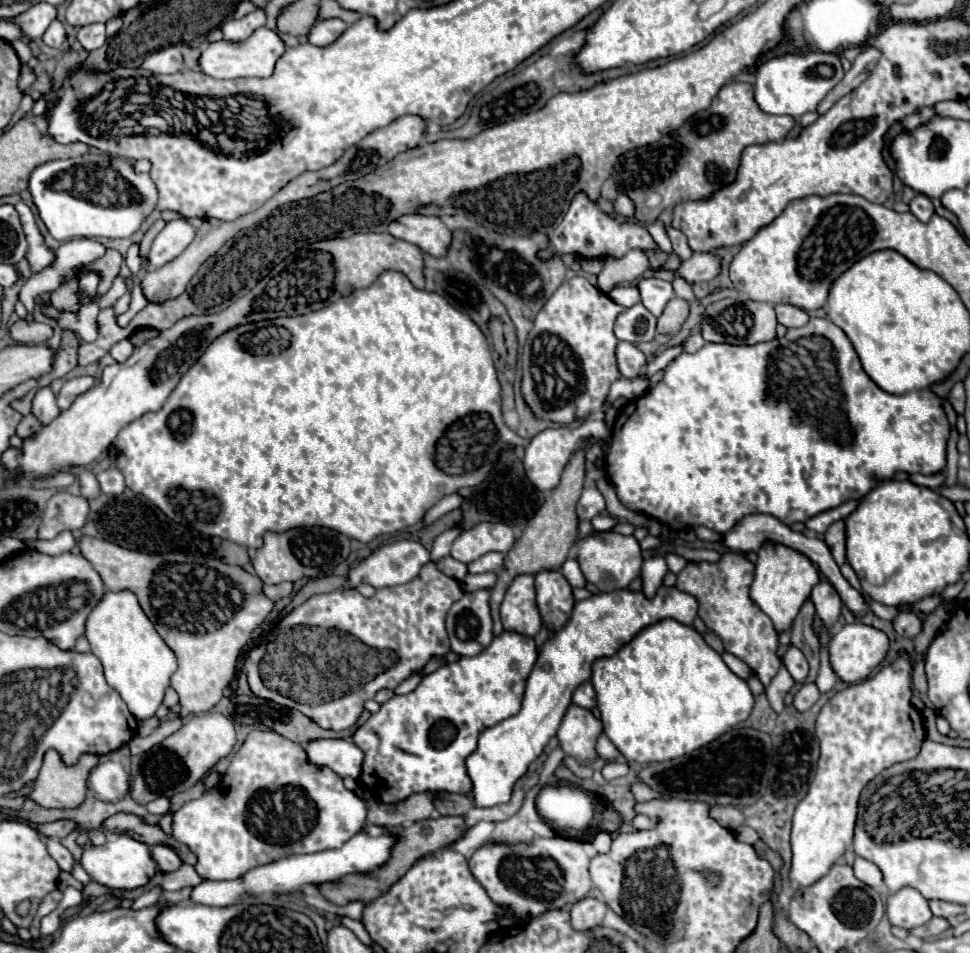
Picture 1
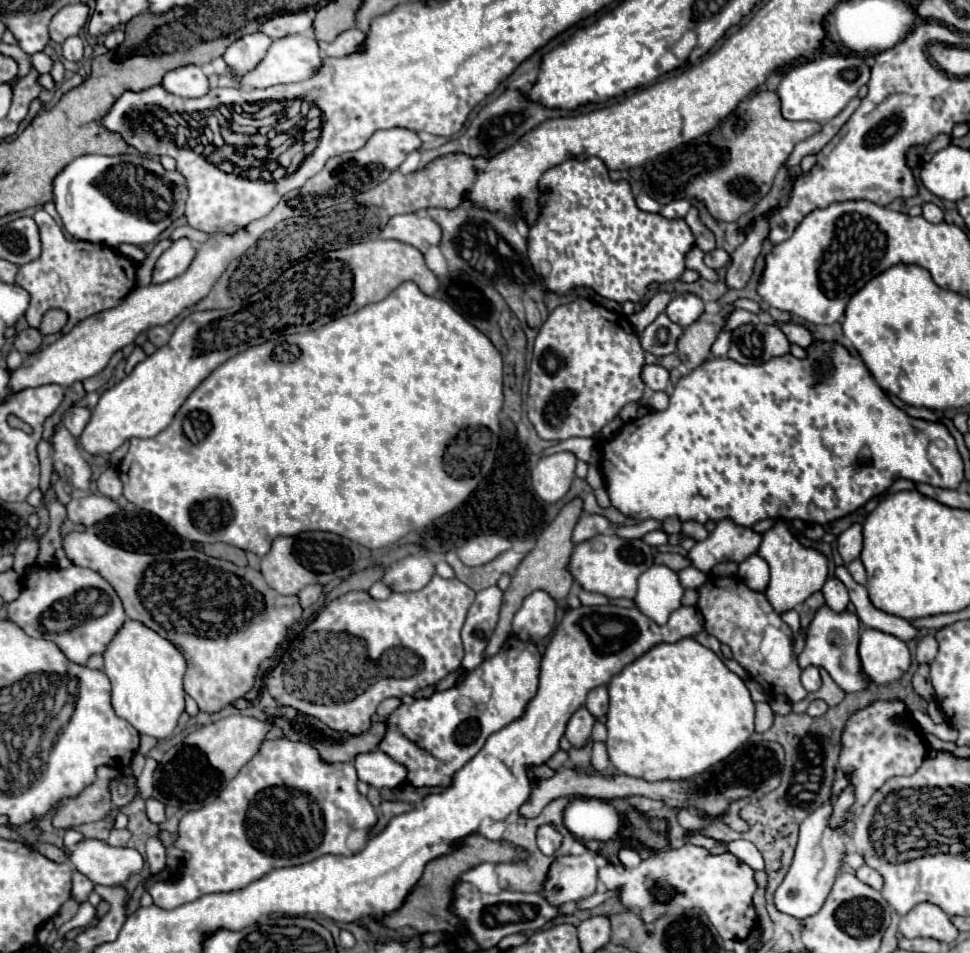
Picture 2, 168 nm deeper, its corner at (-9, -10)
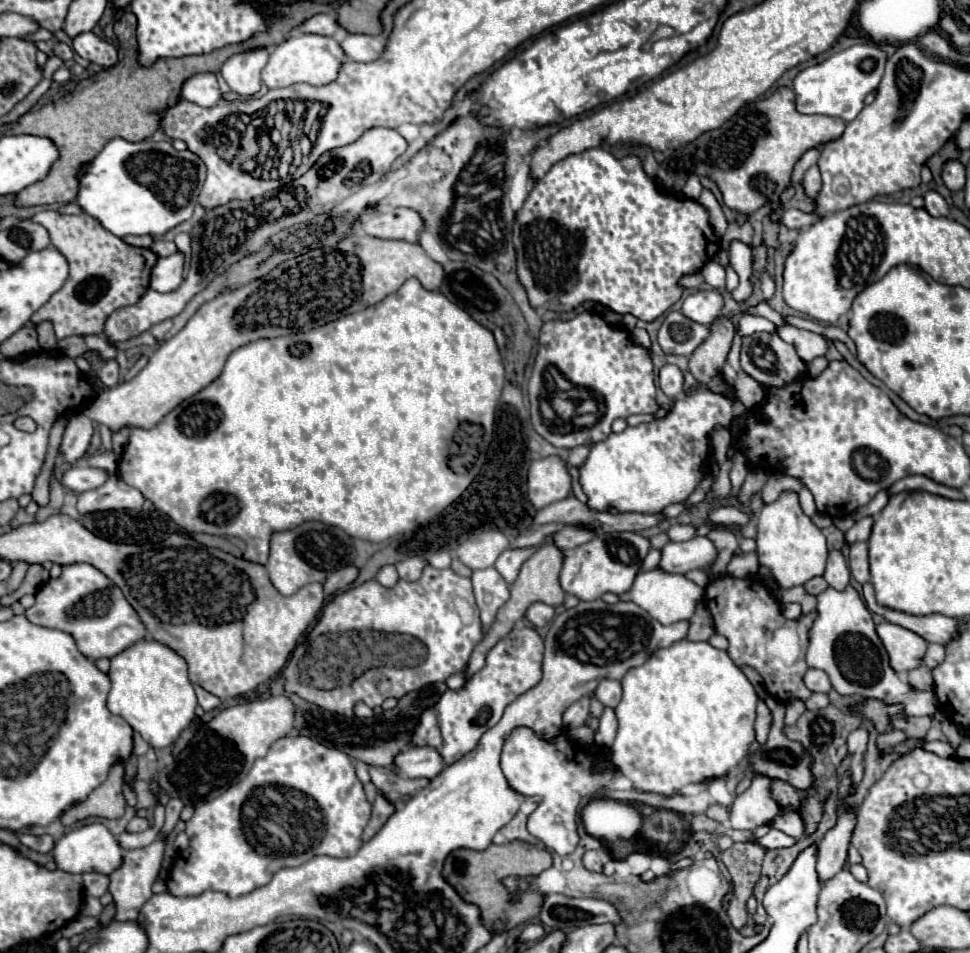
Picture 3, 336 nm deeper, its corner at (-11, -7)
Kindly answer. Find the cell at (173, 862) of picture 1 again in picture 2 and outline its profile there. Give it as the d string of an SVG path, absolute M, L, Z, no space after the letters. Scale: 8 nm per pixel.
M158 836L148 838L148 842L146 842L146 860L150 864L152 874L158 874L166 868L166 850L164 850L162 842L158 840Z

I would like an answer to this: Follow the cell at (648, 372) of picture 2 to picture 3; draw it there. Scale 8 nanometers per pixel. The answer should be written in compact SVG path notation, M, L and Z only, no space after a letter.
M664 365L658 373L658 383L660 383L660 389L666 393L666 397L670 397L670 399L684 393L684 387L682 387L684 377L676 365Z

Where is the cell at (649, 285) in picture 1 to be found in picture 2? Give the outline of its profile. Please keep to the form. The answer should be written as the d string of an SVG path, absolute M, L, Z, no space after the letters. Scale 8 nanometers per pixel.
M686 294L686 296L674 296L666 308L666 314L672 322L680 326L690 326L700 318L704 312L704 302L696 294Z

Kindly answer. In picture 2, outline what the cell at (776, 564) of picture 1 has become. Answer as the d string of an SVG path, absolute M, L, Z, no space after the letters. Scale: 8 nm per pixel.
M778 520L770 530L762 534L762 544L756 554L764 558L770 566L770 584L766 588L766 598L778 614L796 608L810 594L822 590L828 578L828 558L816 548L800 546L800 540L794 536L784 520Z

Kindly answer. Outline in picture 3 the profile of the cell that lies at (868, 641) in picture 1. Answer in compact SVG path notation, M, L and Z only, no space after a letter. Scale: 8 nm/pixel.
M886 621L876 625L876 633L890 657L890 667L896 673L904 673L922 665L926 641L920 635Z

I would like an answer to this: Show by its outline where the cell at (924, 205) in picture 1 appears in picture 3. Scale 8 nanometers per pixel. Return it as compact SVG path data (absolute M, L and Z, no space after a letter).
M928 191L924 195L924 209L932 215L932 217L944 217L948 215L948 203L944 201L942 195L938 195L936 191Z

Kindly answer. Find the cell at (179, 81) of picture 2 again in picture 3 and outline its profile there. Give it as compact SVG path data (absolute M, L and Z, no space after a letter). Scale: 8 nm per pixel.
M198 73L198 75L192 75L190 79L184 81L180 95L184 99L192 101L192 103L202 105L202 107L212 107L222 97L214 73Z

